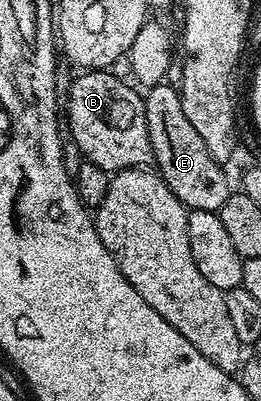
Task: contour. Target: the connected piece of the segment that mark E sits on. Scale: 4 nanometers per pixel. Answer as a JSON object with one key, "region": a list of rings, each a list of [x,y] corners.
{"region":[[[161,83],[149,88],[143,98],[152,160],[160,177],[170,187],[170,191],[174,191],[185,209],[219,213],[230,192],[228,177],[224,174],[225,166],[216,161],[210,151],[206,151],[206,143],[202,143],[190,119],[186,119],[179,88]]]}

